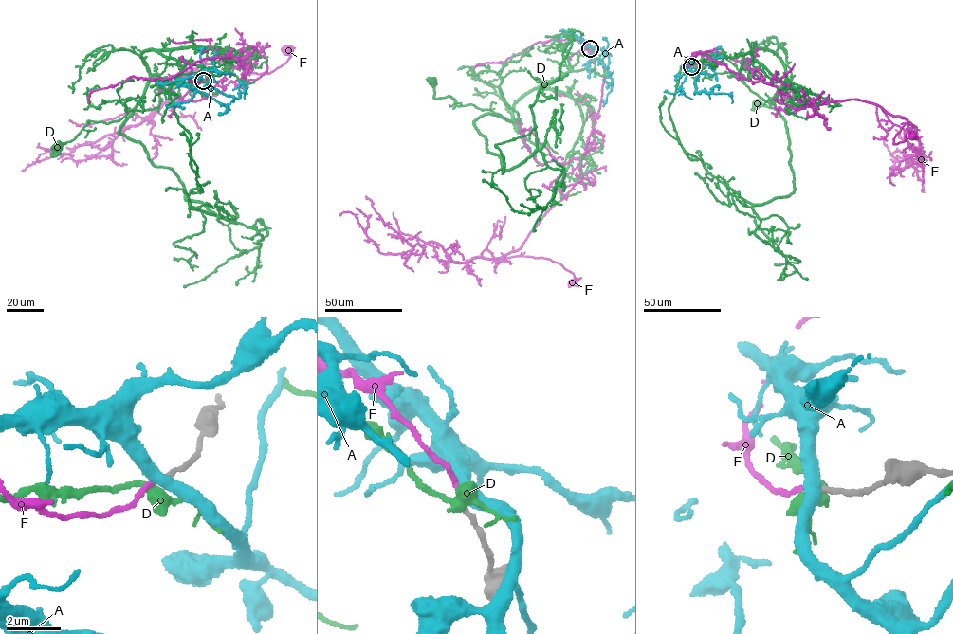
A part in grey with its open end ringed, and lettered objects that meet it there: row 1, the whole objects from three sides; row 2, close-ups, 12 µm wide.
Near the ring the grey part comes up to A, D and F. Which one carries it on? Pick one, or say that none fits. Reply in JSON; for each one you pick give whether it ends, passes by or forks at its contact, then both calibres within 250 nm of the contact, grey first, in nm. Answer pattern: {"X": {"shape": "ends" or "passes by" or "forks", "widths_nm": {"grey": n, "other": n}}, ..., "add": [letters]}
{"F": {"shape": "ends", "widths_nm": {"grey": 180, "other": 170}}, "add": ["F"]}

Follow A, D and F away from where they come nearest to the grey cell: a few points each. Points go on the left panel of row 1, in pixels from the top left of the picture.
A: (203, 81), (197, 77), (186, 78), (180, 84), (205, 93), (221, 102), (227, 110), (223, 114)
D: (203, 81), (174, 83), (188, 63), (149, 48), (136, 106), (87, 120), (58, 146)
F: (202, 81), (189, 77), (196, 62), (249, 66), (221, 49), (196, 68), (217, 61), (269, 73), (286, 50)

